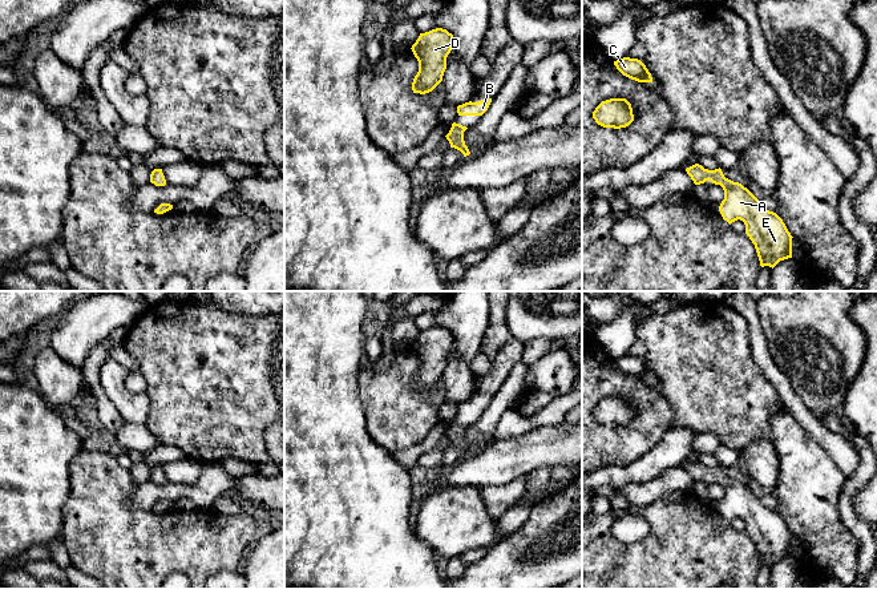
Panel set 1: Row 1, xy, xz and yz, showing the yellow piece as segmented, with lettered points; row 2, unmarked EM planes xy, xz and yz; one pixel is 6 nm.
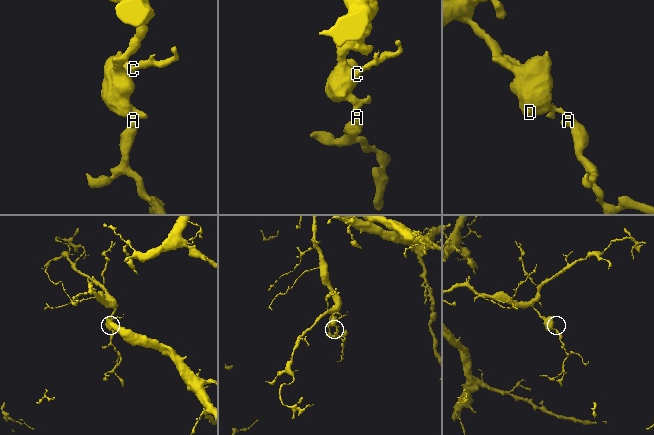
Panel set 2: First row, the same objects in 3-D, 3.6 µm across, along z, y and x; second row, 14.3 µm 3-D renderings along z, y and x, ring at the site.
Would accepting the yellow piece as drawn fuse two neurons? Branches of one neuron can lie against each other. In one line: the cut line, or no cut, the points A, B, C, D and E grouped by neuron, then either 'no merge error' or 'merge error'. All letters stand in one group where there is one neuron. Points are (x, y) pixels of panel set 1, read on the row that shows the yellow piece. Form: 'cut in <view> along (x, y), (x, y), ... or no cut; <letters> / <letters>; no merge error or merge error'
no cut; A B C D E; no merge error

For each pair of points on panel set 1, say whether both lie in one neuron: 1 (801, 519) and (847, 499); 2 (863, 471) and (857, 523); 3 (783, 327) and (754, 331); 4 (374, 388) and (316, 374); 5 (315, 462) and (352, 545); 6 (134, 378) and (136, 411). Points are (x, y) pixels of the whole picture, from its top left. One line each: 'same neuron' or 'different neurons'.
1: different neurons
2: same neuron
3: different neurons
4: different neurons
5: same neuron
6: different neurons

